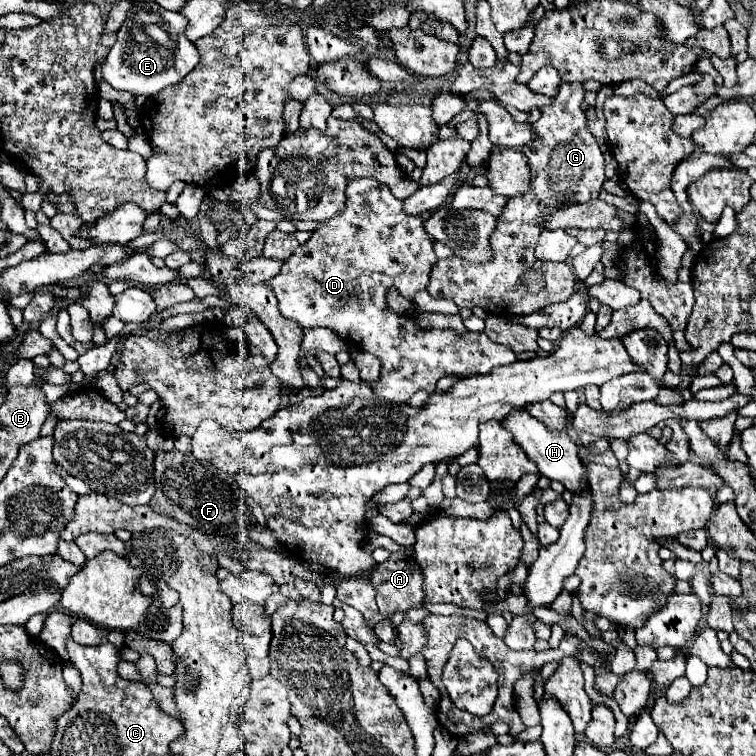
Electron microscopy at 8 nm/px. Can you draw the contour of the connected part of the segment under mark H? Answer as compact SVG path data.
M513 409L503 421L501 425L513 435L513 441L527 453L527 457L537 465L539 473L561 481L569 491L575 491L579 487L579 479L581 479L581 461L577 455L577 443L569 437L567 431L557 431L557 429L549 429L543 423L539 423L535 417L531 417L527 413L527 409Z

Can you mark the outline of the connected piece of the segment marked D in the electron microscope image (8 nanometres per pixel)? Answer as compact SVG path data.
M349 179L345 187L345 207L339 211L339 215L323 221L311 233L309 241L299 245L283 263L281 271L269 279L269 285L275 291L279 311L285 319L299 323L303 329L327 327L343 341L379 357L381 377L373 385L375 395L385 401L407 403L415 391L423 389L429 393L435 389L443 375L485 375L493 367L509 365L517 359L509 347L493 343L485 333L481 333L481 339L461 339L453 335L453 331L421 329L411 313L395 313L387 307L387 293L391 289L405 299L413 299L417 291L427 289L429 273L437 263L433 245L435 239L425 231L423 219L405 215L405 211L401 211L401 201L391 195L389 187L377 183L375 179Z

